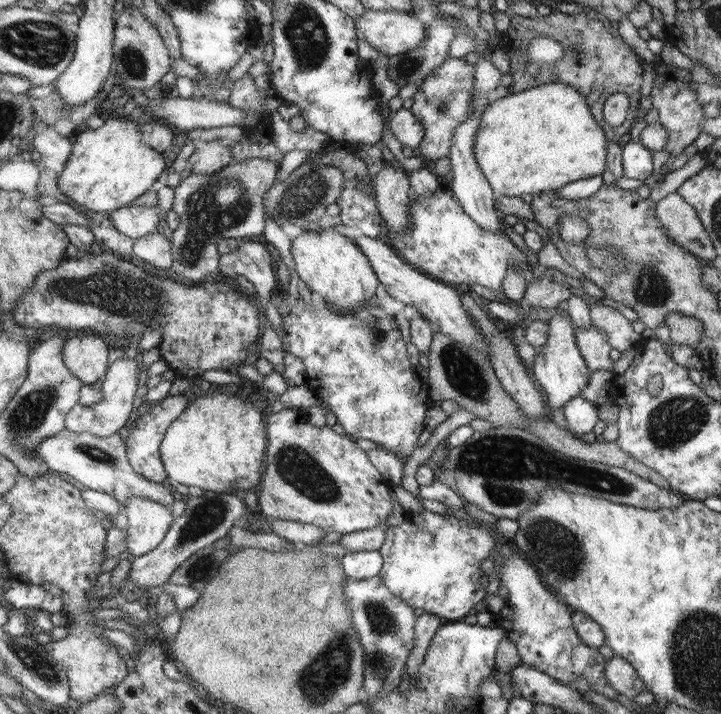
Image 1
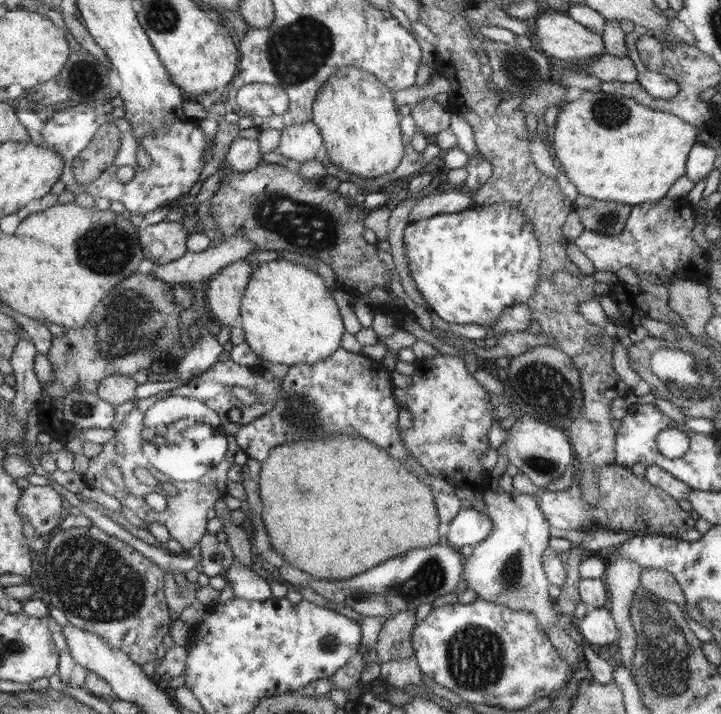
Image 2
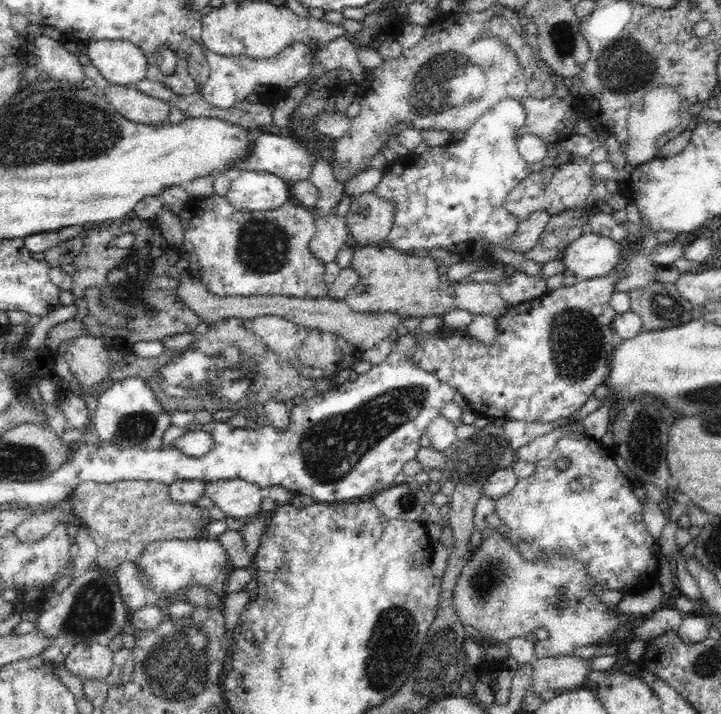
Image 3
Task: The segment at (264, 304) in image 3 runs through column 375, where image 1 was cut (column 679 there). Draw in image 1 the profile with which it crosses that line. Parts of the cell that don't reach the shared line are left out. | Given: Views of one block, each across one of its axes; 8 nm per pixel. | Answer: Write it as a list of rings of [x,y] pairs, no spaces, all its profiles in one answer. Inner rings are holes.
[[[670,313],[665,317],[670,329],[670,344],[681,344],[696,349],[704,336],[704,324],[689,315]]]

